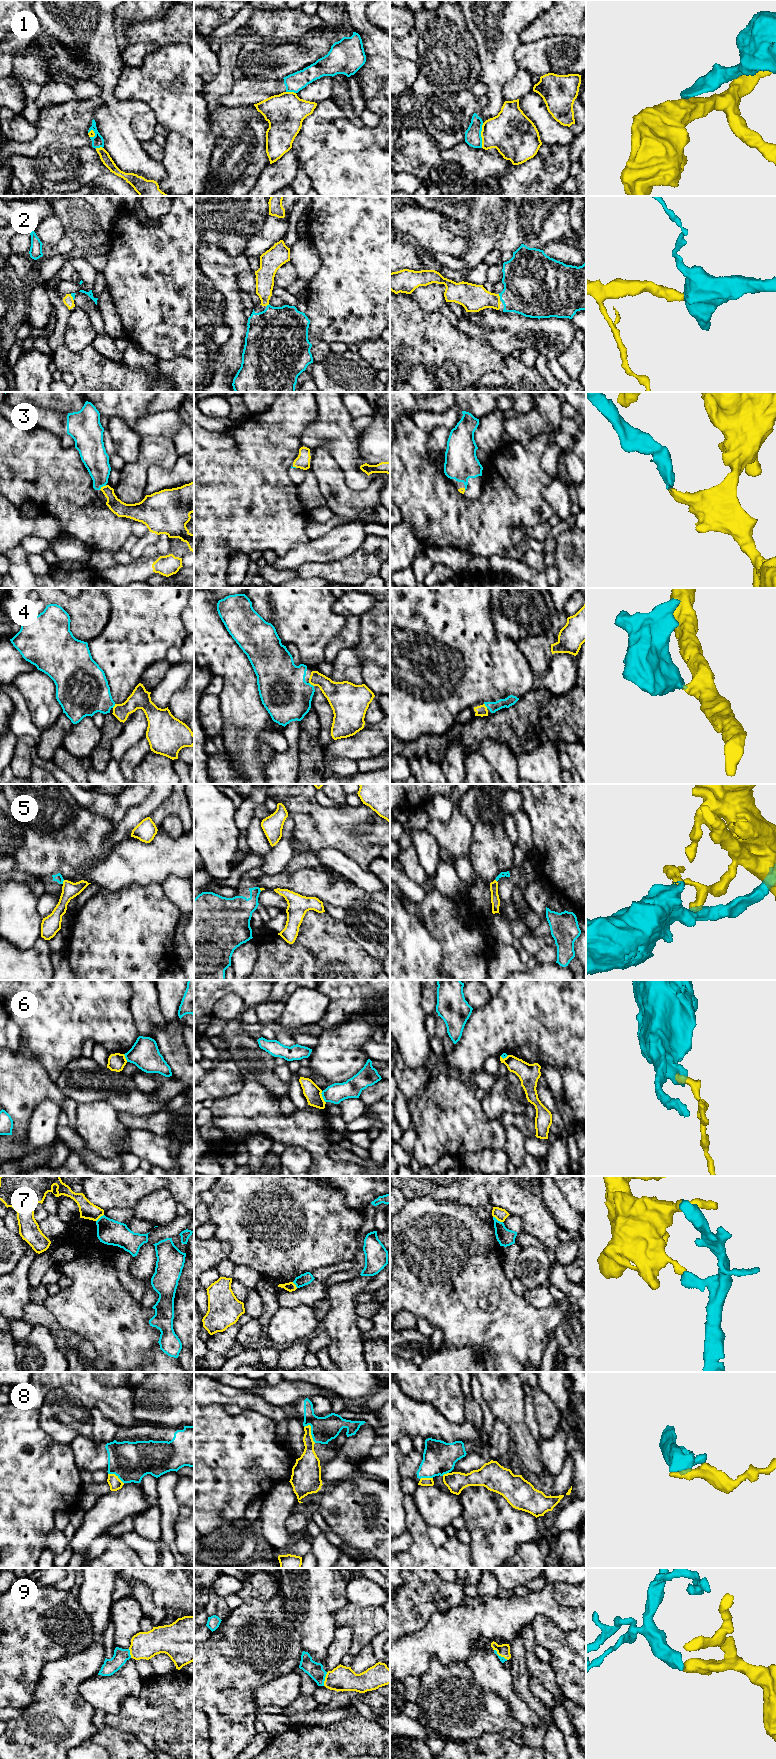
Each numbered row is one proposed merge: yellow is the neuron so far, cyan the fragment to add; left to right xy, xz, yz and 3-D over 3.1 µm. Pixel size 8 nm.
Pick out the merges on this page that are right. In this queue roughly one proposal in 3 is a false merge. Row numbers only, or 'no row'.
2, 3, 4, 9

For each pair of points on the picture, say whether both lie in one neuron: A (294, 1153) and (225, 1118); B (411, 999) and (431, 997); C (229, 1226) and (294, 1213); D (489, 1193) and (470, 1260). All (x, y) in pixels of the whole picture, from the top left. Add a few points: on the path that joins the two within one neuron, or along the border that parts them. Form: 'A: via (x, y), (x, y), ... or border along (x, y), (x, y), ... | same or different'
A: border along (287, 1146), (300, 1146), (310, 1153) | different
B: border along (421, 990), (421, 1004), (426, 1012) | different
C: via (245, 1217), (250, 1213), (278, 1213) | same
D: border along (460, 1202), (466, 1205), (483, 1207) | different

